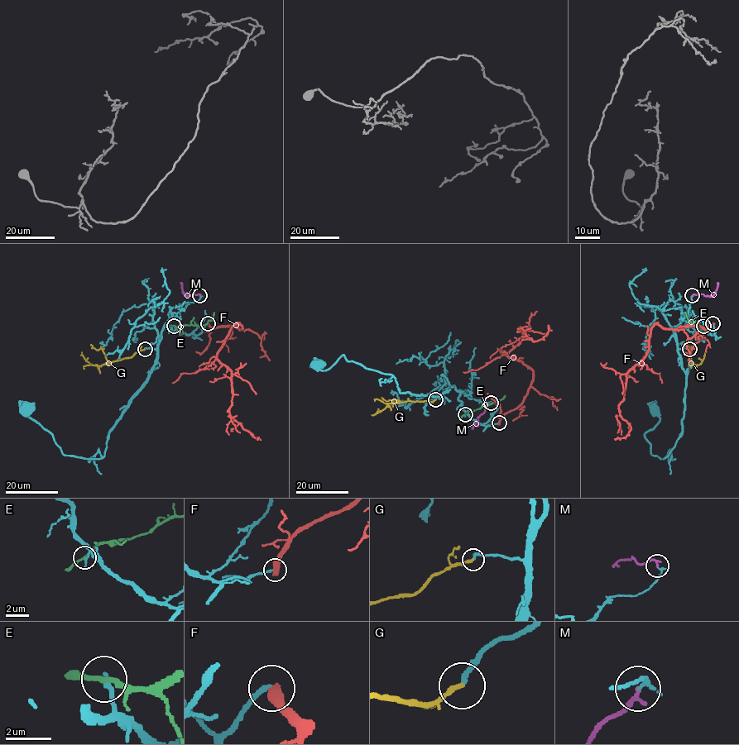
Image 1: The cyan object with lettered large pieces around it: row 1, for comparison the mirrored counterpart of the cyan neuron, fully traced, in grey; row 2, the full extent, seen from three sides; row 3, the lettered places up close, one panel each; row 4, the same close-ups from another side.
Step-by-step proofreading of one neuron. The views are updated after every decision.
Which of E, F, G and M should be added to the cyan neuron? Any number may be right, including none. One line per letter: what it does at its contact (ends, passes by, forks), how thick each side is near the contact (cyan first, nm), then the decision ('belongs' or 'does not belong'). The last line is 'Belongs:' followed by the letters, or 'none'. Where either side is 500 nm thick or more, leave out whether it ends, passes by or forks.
E: it passes by; calibres 200 and 200 nm; does not belong
F: calibres 200 and 500 nm; does not belong
G: it ends; calibres 240 and 220 nm; belongs
M: it ends; calibres 130 and 180 nm; does not belong
Belongs: G

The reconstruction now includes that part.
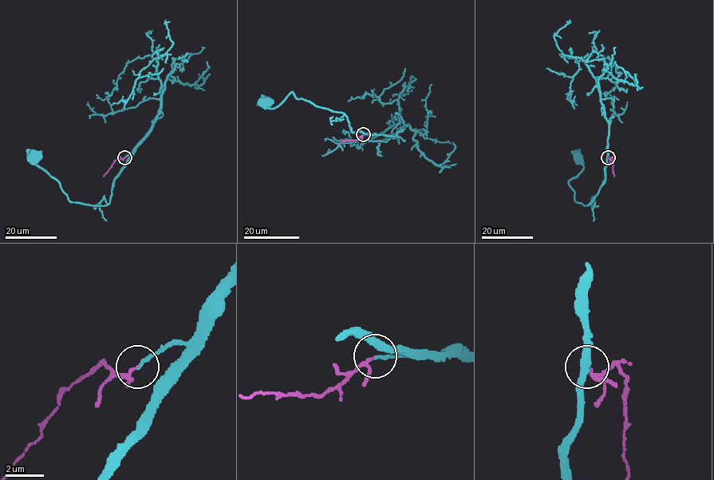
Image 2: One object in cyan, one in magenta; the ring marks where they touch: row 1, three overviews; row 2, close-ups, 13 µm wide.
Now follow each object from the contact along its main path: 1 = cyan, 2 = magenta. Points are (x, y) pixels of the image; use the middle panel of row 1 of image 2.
1: (363, 134), (369, 134), (353, 132), (343, 113), (315, 107), (292, 92), (272, 108), (266, 101)
2: (363, 134), (355, 140), (340, 141)

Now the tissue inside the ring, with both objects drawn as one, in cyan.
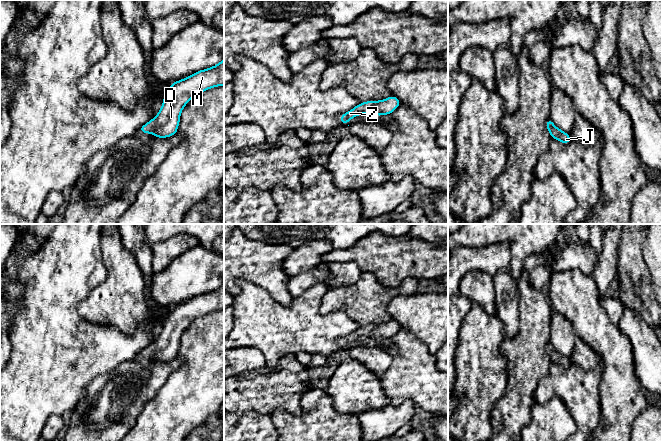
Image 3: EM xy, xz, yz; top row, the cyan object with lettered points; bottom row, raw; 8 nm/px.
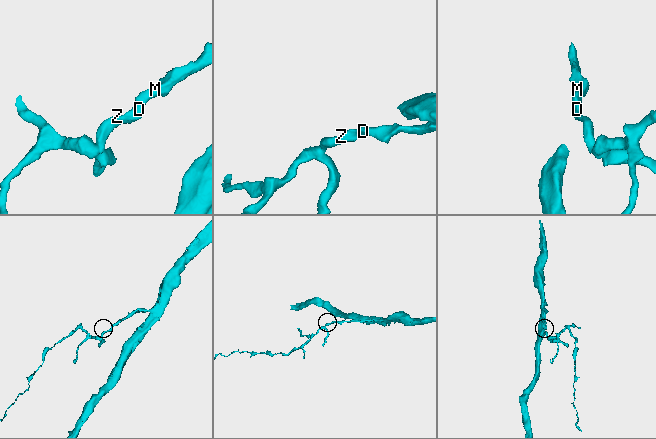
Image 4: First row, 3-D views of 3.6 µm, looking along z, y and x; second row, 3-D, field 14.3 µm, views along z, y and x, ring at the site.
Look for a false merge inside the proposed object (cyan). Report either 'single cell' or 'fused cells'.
single cell

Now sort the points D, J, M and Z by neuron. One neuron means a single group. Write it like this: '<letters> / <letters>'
D J M Z

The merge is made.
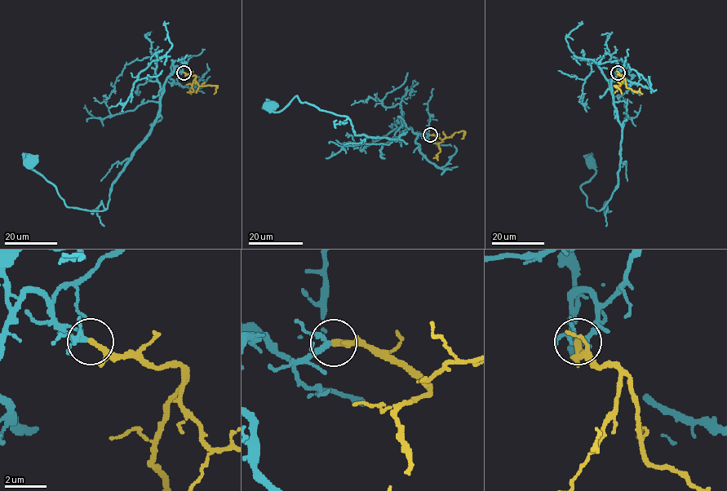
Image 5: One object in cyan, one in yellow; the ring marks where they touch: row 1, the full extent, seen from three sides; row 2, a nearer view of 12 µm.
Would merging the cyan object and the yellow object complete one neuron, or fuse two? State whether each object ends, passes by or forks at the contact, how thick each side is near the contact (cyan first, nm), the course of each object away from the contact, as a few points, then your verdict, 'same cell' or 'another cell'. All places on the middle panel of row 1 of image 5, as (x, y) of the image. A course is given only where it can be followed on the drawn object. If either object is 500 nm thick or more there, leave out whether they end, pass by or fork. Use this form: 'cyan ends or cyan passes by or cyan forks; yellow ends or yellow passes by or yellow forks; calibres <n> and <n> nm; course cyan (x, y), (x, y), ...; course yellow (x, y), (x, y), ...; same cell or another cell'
cyan forks; yellow passes by; calibres 170 and 200 nm; course cyan (430, 134), (410, 128), (397, 139), (356, 134), (347, 117), (319, 110), (296, 96), (277, 112), (270, 105); course yellow (430, 134), (442, 139), (463, 130), (461, 139); same cell

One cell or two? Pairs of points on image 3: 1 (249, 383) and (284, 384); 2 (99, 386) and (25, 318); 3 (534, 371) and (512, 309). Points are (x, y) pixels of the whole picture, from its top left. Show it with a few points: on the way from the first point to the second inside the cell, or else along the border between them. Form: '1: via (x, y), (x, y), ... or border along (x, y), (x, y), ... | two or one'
1: via (258, 384), (275, 384) | one
2: border along (113, 369), (97, 375), (81, 401) | two
3: border along (519, 302), (518, 332), (511, 338), (505, 339) | two

